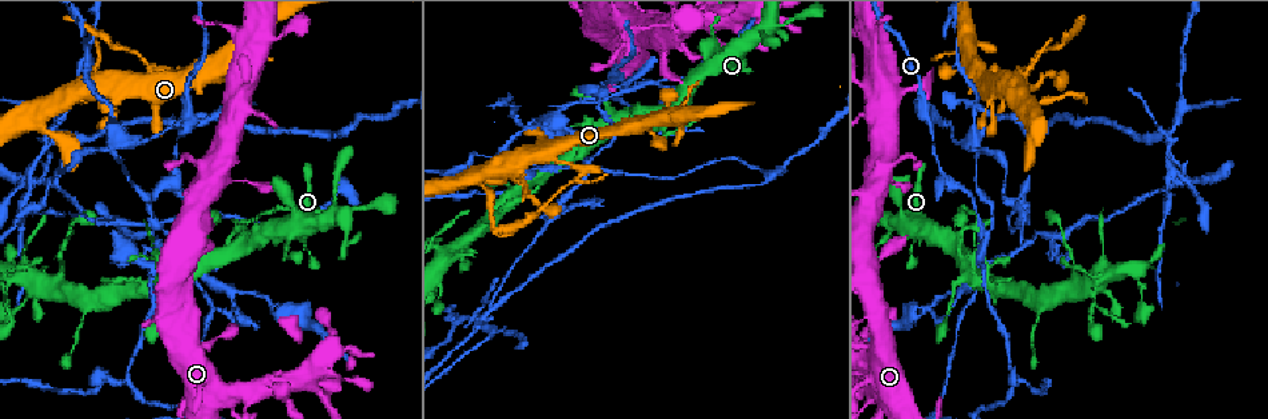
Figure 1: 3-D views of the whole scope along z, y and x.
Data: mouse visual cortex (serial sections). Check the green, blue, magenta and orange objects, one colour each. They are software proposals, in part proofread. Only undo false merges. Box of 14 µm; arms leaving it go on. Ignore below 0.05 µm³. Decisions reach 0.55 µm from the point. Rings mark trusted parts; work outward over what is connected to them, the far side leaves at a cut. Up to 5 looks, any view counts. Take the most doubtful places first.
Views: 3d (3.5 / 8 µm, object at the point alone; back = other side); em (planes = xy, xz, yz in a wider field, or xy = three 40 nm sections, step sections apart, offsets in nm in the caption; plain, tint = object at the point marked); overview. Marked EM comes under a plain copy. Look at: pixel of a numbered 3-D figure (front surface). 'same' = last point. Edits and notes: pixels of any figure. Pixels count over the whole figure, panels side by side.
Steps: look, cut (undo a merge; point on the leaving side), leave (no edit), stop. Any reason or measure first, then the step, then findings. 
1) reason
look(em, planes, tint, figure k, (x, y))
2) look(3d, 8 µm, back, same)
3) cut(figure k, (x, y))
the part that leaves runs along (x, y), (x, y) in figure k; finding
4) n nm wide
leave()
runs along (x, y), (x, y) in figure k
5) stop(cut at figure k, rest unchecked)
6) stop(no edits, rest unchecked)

look(3d, 8 µm, figure 1, (604, 90))

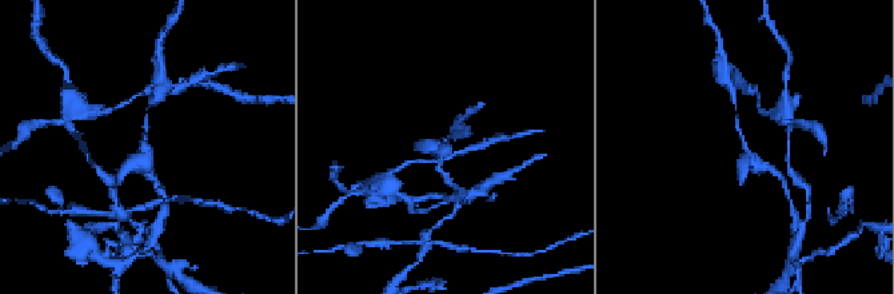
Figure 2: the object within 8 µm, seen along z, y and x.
closer look
look(3d, 3.5 µm, figure 2, (142, 153))

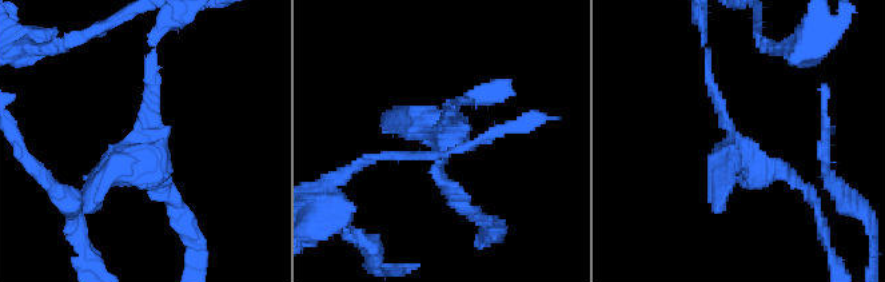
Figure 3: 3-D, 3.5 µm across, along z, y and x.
leave()
runs along (706, 60), (750, 167), (796, 179) in figure 3; continuous, no second cell

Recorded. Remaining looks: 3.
four or more arms meet
look(3d, 8 µm, figure 1, (613, 139))

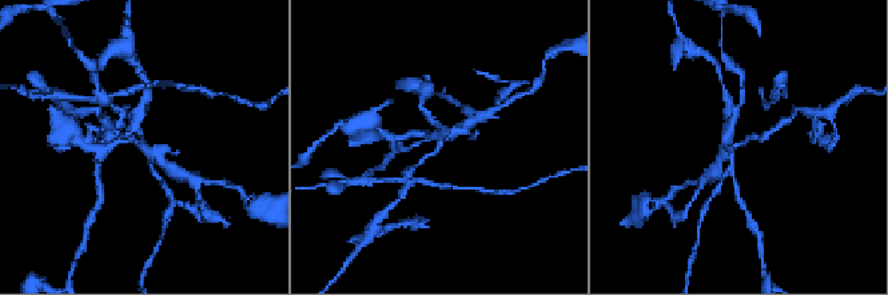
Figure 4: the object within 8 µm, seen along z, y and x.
look(em, planes, tint, figure 4, (439, 142))

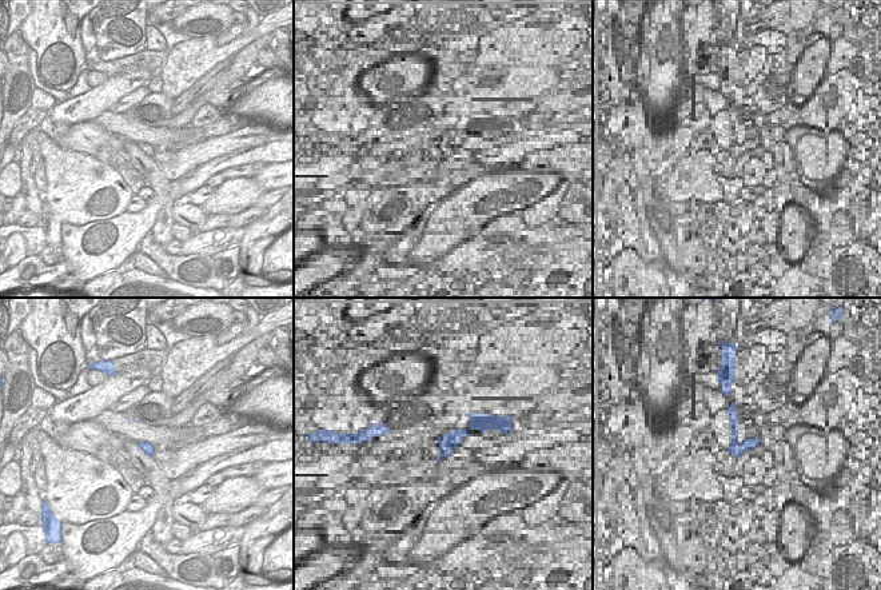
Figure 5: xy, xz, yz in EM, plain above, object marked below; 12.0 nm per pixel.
cut(figure 4, (148, 151))
a second cell is stuck on

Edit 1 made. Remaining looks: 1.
stop(cut at figure 4, rest unchecked)

